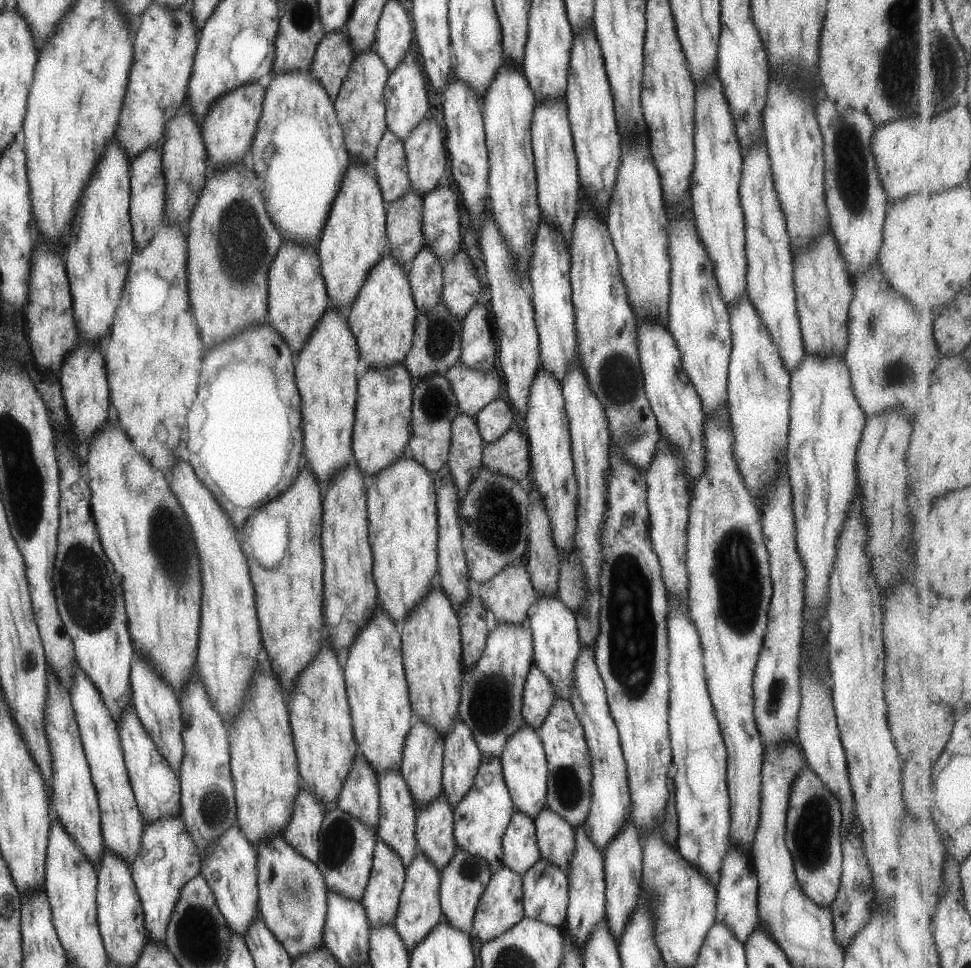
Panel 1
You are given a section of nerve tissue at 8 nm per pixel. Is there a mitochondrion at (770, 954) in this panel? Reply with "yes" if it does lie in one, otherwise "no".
no

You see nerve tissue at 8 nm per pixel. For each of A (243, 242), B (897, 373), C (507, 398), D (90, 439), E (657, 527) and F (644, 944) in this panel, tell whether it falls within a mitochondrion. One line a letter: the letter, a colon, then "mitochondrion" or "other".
A: mitochondrion
B: mitochondrion
C: other
D: other
E: other
F: other

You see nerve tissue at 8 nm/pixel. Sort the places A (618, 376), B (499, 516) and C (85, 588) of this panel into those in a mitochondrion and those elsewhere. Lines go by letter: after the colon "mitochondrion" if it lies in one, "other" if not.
A: mitochondrion
B: mitochondrion
C: mitochondrion

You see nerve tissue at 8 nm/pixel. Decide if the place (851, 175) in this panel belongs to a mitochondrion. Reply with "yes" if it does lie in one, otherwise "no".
yes

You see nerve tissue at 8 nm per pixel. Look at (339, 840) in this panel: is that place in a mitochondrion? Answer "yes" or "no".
yes

